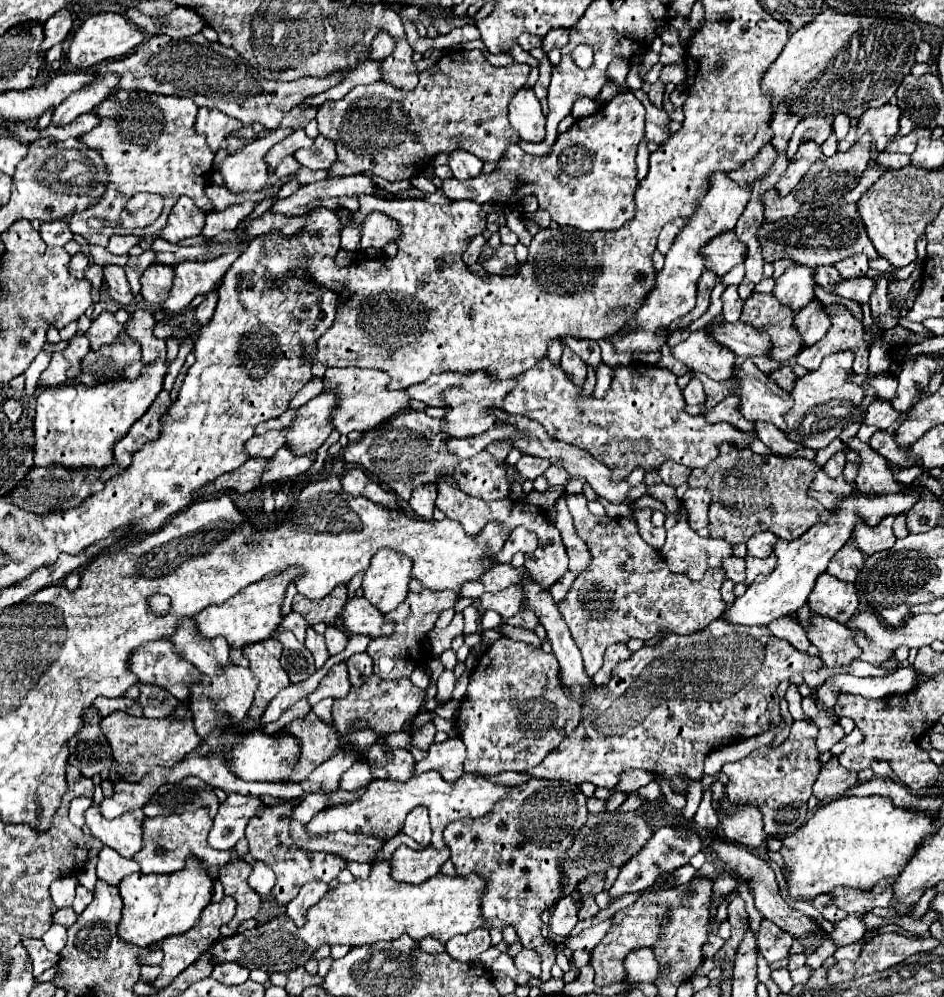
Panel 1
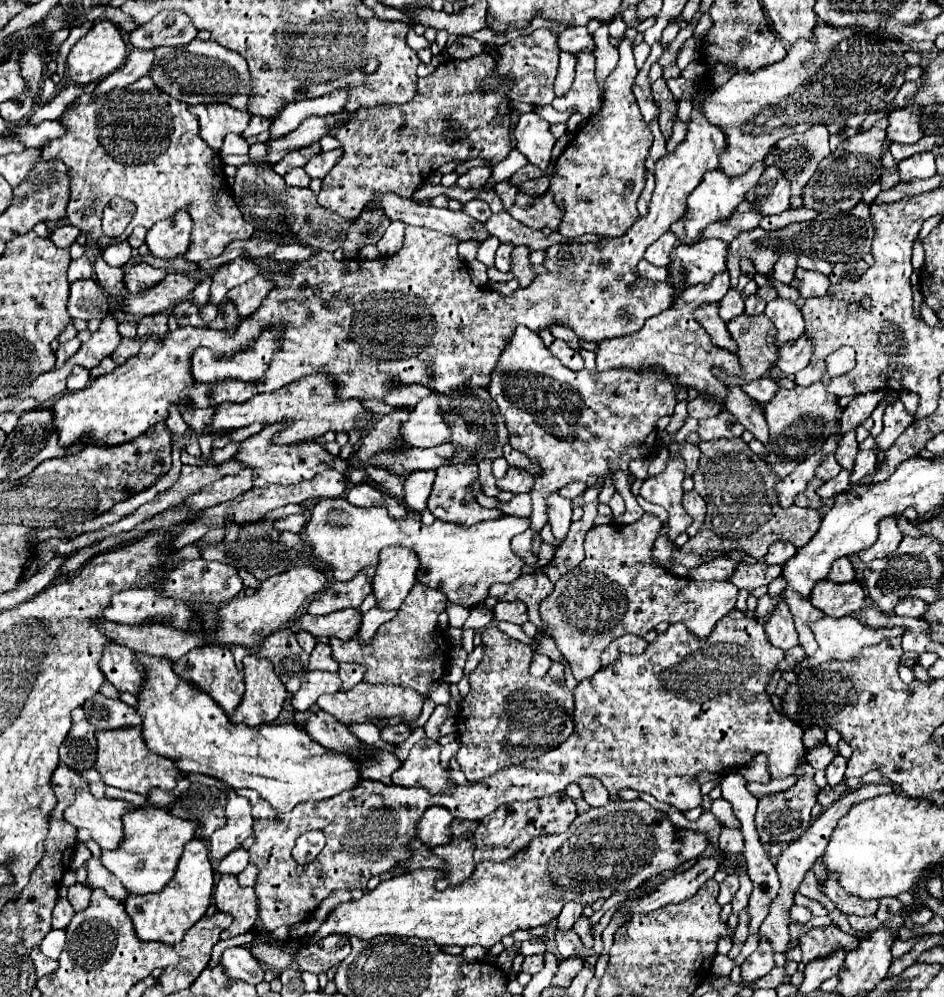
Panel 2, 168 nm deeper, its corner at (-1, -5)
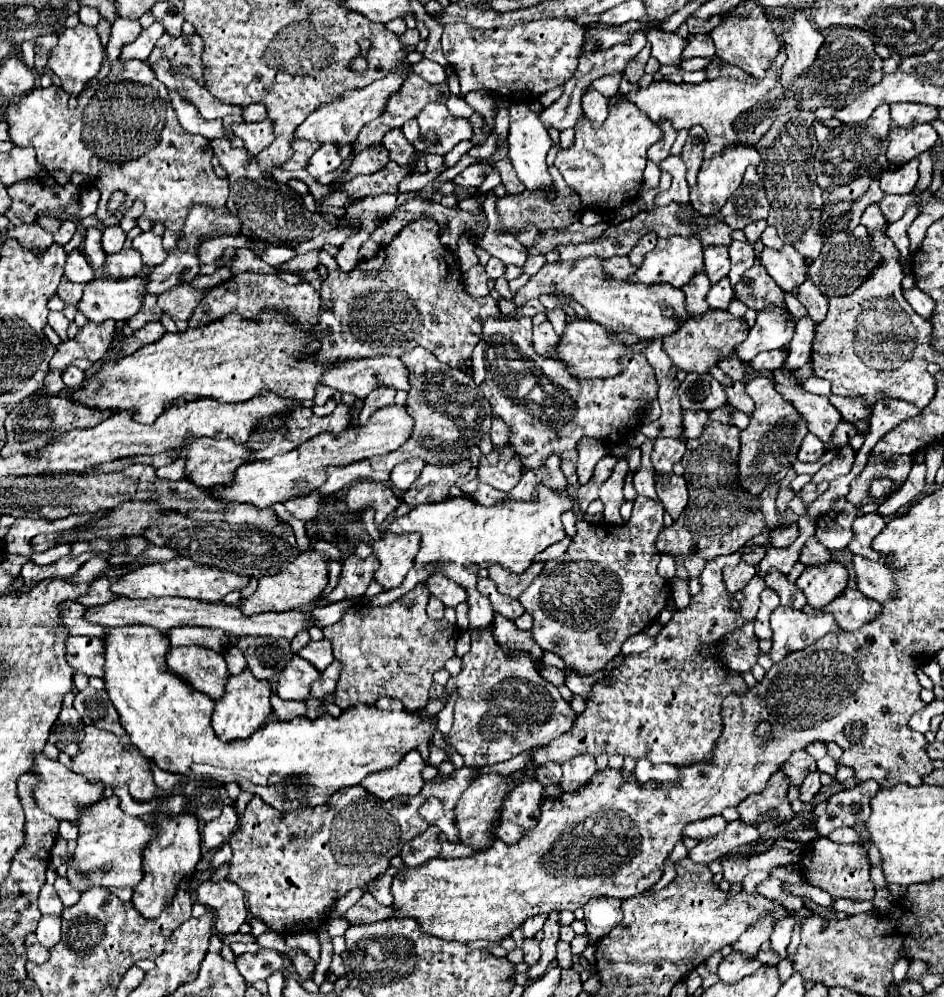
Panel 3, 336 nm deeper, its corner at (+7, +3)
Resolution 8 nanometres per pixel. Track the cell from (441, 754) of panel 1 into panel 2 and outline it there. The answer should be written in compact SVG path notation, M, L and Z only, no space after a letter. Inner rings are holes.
M429 738L415 744L405 762L395 770L391 778L395 786L421 786L429 792L449 792L455 784L447 780L447 770L439 762L441 746Z

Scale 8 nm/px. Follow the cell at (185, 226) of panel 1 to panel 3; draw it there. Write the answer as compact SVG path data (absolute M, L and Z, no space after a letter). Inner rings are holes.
M155 224L151 230L141 232L133 240L133 248L141 252L143 262L147 266L159 266L167 258L167 250L161 244L163 232L165 232L165 226L163 224Z

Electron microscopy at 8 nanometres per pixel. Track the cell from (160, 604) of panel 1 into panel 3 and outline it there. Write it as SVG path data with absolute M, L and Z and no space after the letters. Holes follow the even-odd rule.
M103 576L103 578L95 580L95 584L91 584L89 592L87 592L85 596L81 596L79 602L81 602L83 606L101 606L101 604L109 604L109 602L117 600L119 596L111 592L113 580L119 580L119 578L117 578L117 576L115 576L115 578Z

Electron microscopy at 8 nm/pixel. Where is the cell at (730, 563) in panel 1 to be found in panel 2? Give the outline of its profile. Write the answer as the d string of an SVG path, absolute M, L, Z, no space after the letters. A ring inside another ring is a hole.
M717 558L701 564L699 568L689 570L689 578L693 580L725 580L733 574L735 562L729 558Z

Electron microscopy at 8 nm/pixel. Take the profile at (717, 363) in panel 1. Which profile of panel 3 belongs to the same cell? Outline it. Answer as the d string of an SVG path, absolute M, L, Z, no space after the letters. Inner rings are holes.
M699 272L699 276L695 276L695 280L691 280L691 284L687 284L687 288L683 288L685 308L687 308L689 316L703 316L709 310L709 306L705 302L709 288L711 288L711 284L709 284L705 272Z

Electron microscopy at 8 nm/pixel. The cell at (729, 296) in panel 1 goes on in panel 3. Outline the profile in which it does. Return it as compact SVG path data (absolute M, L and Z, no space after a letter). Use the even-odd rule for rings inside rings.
M721 278L717 284L711 286L711 290L707 294L707 304L711 308L715 308L715 310L717 308L727 310L727 306L729 306L729 302L731 302L733 296L735 296L735 292L733 292L733 288L729 284L729 278Z

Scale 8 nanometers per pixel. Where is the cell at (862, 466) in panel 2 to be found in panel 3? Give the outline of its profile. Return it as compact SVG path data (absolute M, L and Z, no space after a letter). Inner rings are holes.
M843 446L841 452L839 452L839 456L837 456L831 464L823 466L811 480L813 480L813 482L821 482L821 480L829 480L829 482L831 482L831 480L835 480L835 478L839 478L839 476L849 474L851 468L853 468L855 456L857 456L857 452L855 452L851 446Z

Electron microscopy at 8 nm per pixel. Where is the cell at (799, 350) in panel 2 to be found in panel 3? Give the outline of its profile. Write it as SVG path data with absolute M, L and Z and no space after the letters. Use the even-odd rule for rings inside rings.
M773 350L773 352L761 352L759 356L755 356L751 360L751 368L759 370L759 372L767 372L767 370L777 370L781 368L781 364L785 362L785 352L781 350Z

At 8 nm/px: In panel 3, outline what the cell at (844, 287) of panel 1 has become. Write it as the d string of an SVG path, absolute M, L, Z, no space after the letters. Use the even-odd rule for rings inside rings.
M783 246L781 250L763 248L761 264L785 292L793 292L797 286L801 286L809 272L805 258L791 246Z

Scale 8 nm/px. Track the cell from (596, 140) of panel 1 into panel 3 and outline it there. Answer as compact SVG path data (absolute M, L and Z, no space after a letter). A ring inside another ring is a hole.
M621 96L609 98L609 116L595 128L585 116L575 124L575 144L559 150L555 168L563 174L567 186L579 194L585 208L617 210L623 204L637 198L641 190L643 170L647 162L647 150L661 138L661 130L651 122L635 104L621 100Z

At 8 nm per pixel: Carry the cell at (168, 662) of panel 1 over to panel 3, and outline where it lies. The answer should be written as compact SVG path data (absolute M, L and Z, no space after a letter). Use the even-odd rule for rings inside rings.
M71 636L67 640L67 662L87 676L103 676L105 664L105 644L91 636Z

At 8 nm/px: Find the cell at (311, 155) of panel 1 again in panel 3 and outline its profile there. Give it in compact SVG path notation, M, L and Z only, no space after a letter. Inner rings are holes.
M321 144L321 148L311 156L311 160L309 160L309 164L305 166L305 170L307 170L311 176L319 178L319 176L323 176L323 174L329 174L329 172L337 170L337 168L341 166L341 162L343 162L343 160L341 160L339 150L337 150L335 144Z

